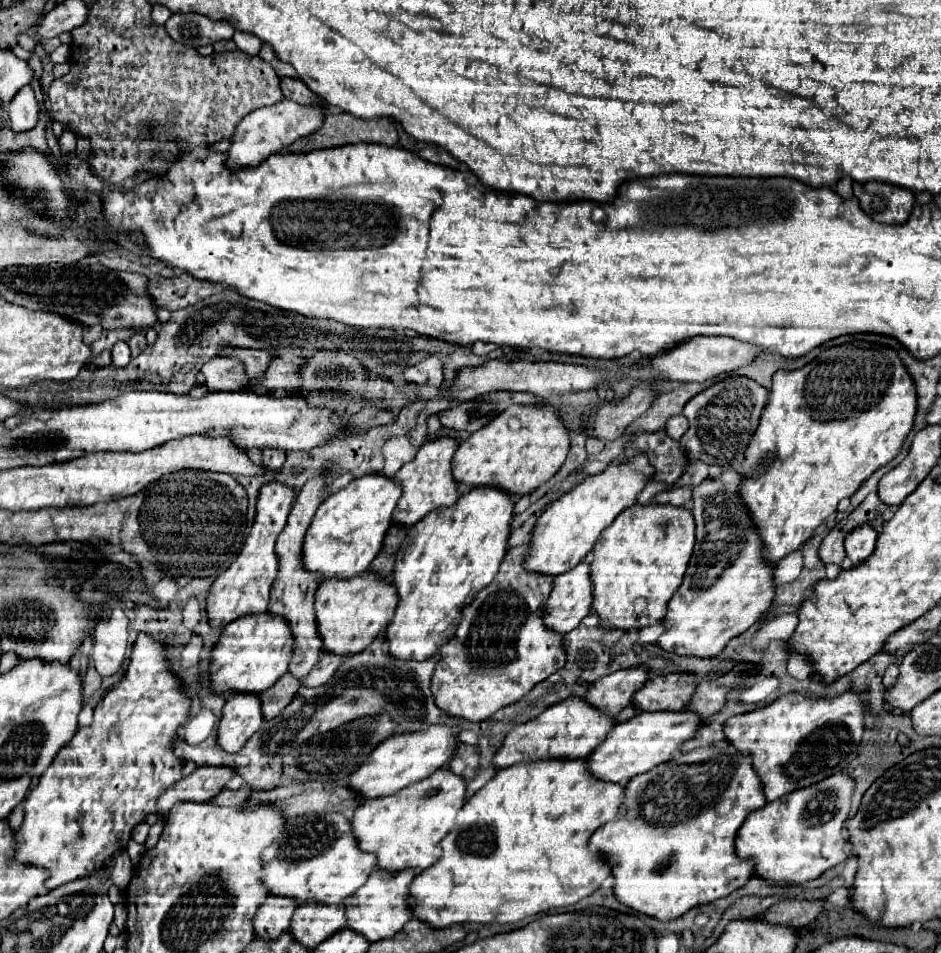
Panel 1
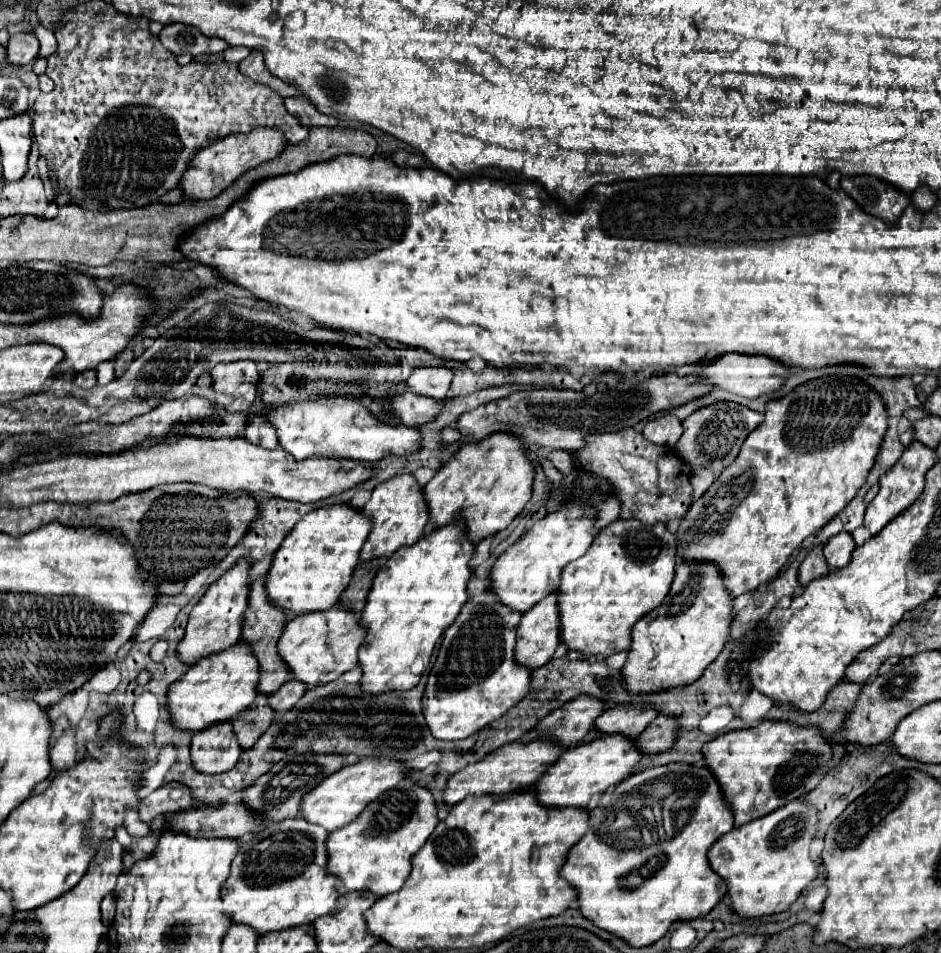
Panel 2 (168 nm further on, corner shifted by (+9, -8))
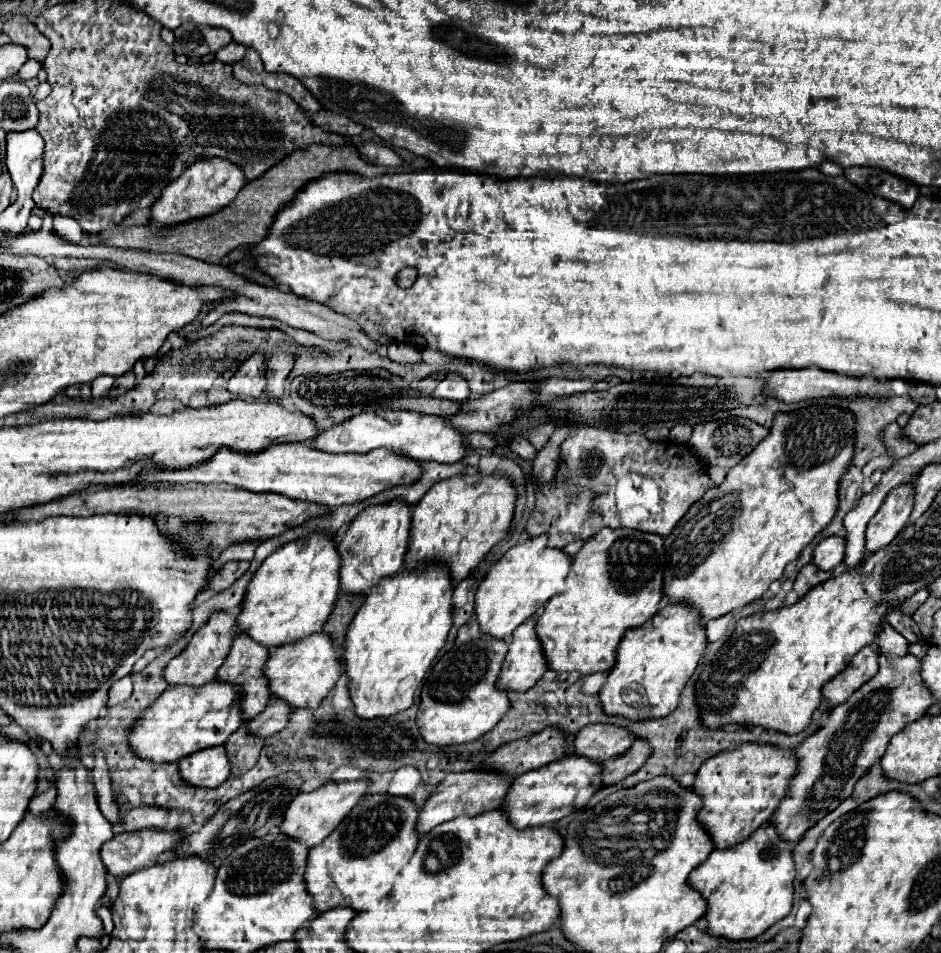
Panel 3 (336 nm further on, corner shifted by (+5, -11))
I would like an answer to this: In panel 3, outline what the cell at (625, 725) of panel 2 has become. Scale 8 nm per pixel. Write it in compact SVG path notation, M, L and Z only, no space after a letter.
M591 724L575 734L571 746L579 756L587 756L597 762L605 762L619 756L633 744L633 736L625 728L615 724Z

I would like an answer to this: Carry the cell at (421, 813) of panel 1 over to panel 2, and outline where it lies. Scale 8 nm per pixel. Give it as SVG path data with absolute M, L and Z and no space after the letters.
M413 783L407 791L385 791L355 821L327 835L327 873L341 881L339 895L371 891L385 897L401 889L413 879L413 855L427 845L437 823L437 805L425 787Z

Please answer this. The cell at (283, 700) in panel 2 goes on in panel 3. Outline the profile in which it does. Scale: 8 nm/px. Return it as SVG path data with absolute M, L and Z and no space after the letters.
M273 698L267 708L255 716L251 722L249 722L249 732L257 734L257 736L271 736L279 730L283 730L287 724L289 724L289 716L293 714L293 708L289 704L285 704L285 700L277 700Z

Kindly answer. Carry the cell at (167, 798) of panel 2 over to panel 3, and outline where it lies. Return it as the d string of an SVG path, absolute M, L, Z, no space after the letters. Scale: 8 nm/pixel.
M139 806L123 814L123 830L133 832L141 828L163 828L169 820L169 812L165 808L153 808L151 806Z

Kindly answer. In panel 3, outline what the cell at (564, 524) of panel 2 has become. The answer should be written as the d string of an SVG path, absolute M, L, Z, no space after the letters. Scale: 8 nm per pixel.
M545 536L527 538L525 542L519 542L515 548L507 550L503 558L491 566L475 594L475 616L481 632L495 638L507 638L513 634L521 622L537 614L551 596L561 592L571 564L573 556L563 548L549 548Z

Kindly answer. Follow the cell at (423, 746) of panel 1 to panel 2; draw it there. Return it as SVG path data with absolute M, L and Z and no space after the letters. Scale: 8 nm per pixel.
M359 759L357 763L345 765L337 773L325 777L325 781L321 781L315 789L311 789L301 799L301 805L299 805L301 817L309 823L329 829L331 833L335 829L345 827L349 821L353 821L353 817L357 817L357 813L361 813L361 809L365 809L365 805L369 805L369 801L377 799L381 793L385 793L387 789L391 789L403 779L405 779L405 771L399 761Z

